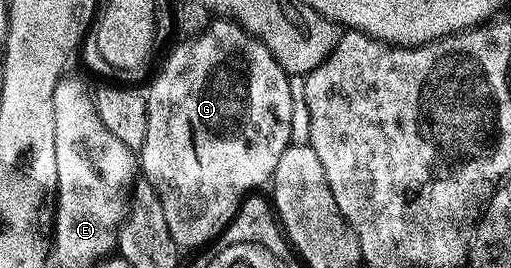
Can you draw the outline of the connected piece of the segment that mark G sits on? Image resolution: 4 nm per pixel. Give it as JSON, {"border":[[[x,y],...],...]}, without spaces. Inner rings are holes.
{"border":[[[225,18],[211,19],[210,24],[205,31],[199,36],[193,38],[186,38],[181,41],[183,44],[178,44],[170,52],[170,57],[162,64],[162,69],[158,72],[158,77],[150,84],[150,89],[145,89],[144,95],[146,98],[146,109],[148,110],[148,138],[144,138],[144,146],[140,149],[140,172],[147,182],[152,186],[152,190],[156,190],[156,194],[160,198],[160,206],[164,206],[164,218],[168,222],[168,231],[172,234],[172,238],[178,244],[179,249],[186,250],[186,248],[198,248],[201,244],[217,241],[218,235],[223,232],[230,224],[230,219],[236,214],[236,210],[242,205],[243,200],[247,195],[253,193],[261,184],[269,185],[274,179],[274,171],[280,162],[280,154],[284,154],[284,150],[289,148],[292,141],[290,135],[292,134],[292,90],[290,89],[290,76],[280,66],[280,62],[276,62],[276,58],[272,58],[272,54],[268,50],[268,46],[264,42],[260,42],[256,37],[245,32],[239,24],[235,24],[233,20]]]}

